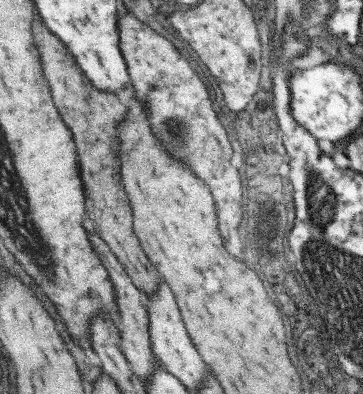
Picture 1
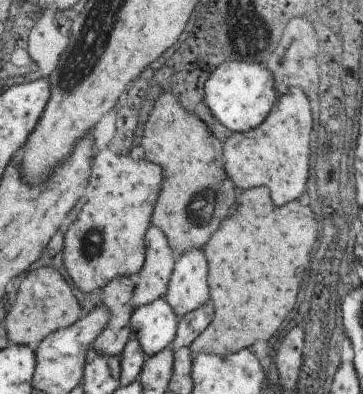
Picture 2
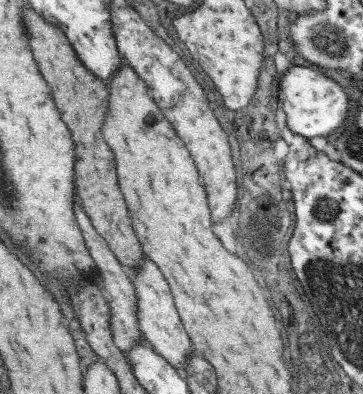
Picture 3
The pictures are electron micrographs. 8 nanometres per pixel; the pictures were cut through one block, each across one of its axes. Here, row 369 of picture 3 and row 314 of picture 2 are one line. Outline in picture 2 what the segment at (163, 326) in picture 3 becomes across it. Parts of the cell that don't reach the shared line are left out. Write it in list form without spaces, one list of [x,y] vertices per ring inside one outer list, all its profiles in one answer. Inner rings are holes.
[[[193,250],[185,256],[177,256],[173,280],[169,282],[169,292],[163,300],[173,306],[173,310],[179,314],[179,320],[191,312],[197,312],[197,308],[209,300],[207,272],[209,264],[203,250]]]

